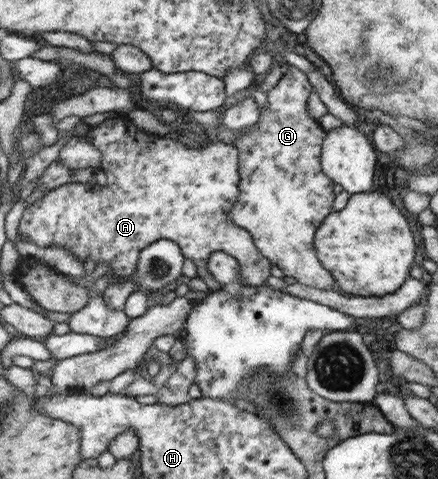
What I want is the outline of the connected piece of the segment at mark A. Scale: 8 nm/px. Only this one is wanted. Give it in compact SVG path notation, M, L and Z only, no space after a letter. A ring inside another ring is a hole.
M114 115L96 126L89 127L88 133L84 136L83 140L89 141L89 144L92 144L101 152L101 161L99 161L99 165L95 167L95 170L87 183L68 183L59 186L58 188L53 188L51 192L46 192L43 197L40 197L26 207L25 215L20 223L20 232L21 235L27 238L29 243L33 243L37 246L61 245L63 248L71 251L81 262L85 260L85 258L89 258L95 263L104 262L105 264L108 264L112 272L106 275L115 276L117 283L120 283L123 282L123 280L133 277L133 272L136 270L136 264L139 262L140 251L143 251L148 244L151 244L156 240L169 239L180 248L184 258L189 258L189 260L193 261L196 268L196 276L205 282L207 289L211 292L221 289L221 285L217 284L216 280L210 275L207 267L208 256L217 251L224 252L225 254L234 257L239 265L239 270L243 273L245 286L259 287L259 285L266 283L265 279L270 275L269 266L272 265L271 261L267 260L256 248L255 241L252 239L250 232L245 231L243 228L239 228L239 226L233 224L233 221L229 222L229 218L225 216L225 214L229 212L229 209L236 204L236 199L239 198L237 190L240 183L239 161L237 160L238 152L234 146L212 140L211 142L207 142L207 145L200 150L185 148L178 140L172 141L168 138L164 138L164 136L153 134L153 132L143 132L141 129L137 129L137 127L131 124L131 121L129 121L126 115L123 117Z

